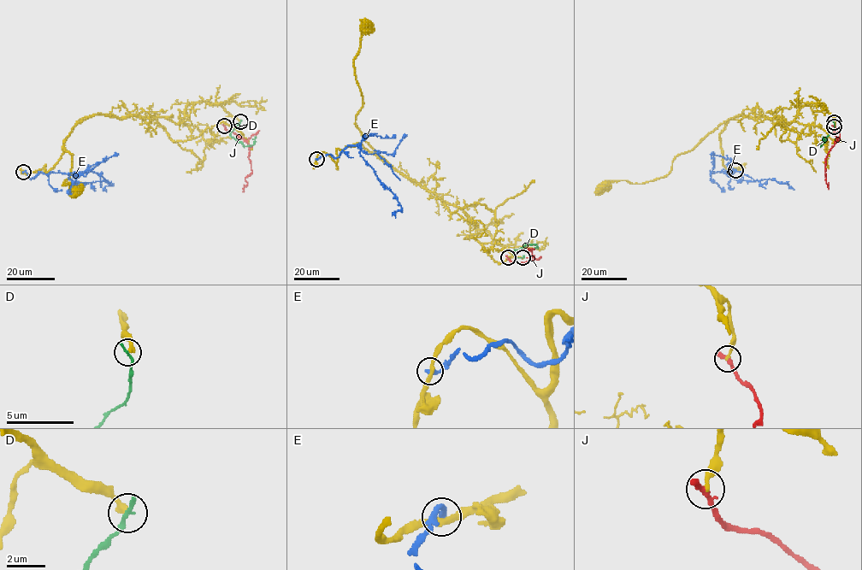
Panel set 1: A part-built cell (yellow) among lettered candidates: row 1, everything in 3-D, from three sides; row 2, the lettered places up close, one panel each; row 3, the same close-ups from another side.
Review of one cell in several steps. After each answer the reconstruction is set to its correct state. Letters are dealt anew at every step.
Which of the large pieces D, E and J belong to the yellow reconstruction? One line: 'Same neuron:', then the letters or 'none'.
Same neuron: none

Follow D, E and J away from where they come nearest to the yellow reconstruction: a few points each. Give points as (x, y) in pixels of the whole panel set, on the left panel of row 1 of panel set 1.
D: (239, 121), (230, 134), (246, 146), (251, 146), (256, 137)
E: (23, 172), (31, 179), (50, 172), (66, 173), (74, 182), (104, 180), (112, 185), (105, 186), (106, 192)
J: (224, 126), (248, 143), (252, 173), (245, 178), (247, 185), (243, 191)

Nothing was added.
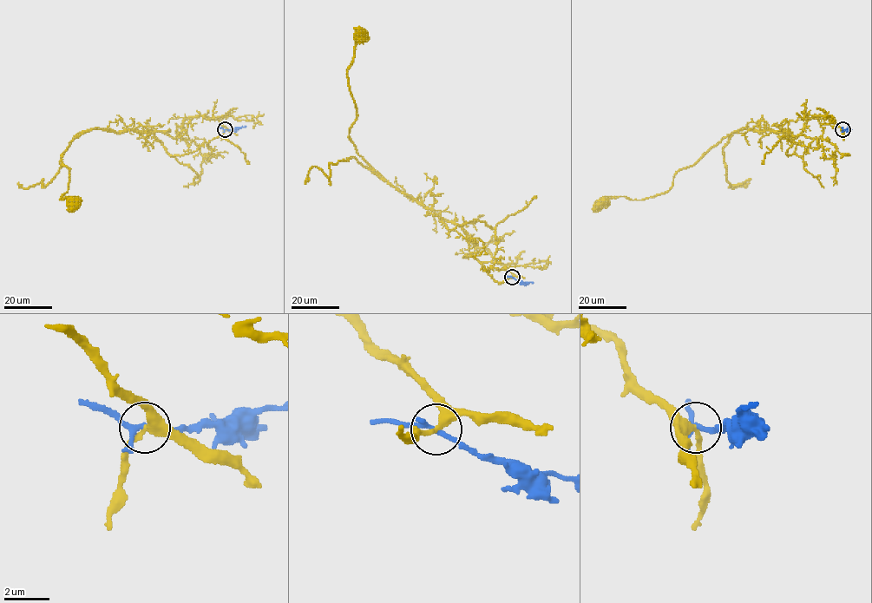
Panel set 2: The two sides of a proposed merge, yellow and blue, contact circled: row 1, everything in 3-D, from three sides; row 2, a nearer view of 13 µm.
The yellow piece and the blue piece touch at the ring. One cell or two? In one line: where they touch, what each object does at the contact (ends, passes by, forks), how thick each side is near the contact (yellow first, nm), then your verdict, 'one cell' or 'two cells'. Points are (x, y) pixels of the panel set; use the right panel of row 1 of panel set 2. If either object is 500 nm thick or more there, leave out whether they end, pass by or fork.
place (842, 129); yellow forks; blue forks; calibres 300 and 190 nm; one cell

